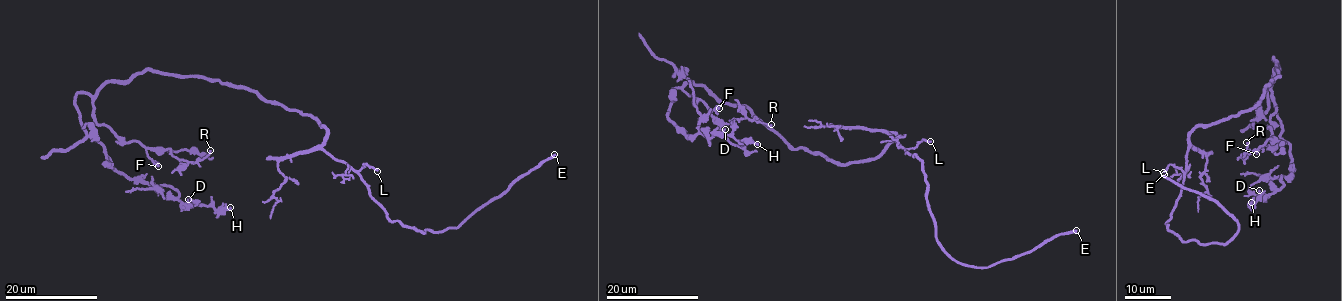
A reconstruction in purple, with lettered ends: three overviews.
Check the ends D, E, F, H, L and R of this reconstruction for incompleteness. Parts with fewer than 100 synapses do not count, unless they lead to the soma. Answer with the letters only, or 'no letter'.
E

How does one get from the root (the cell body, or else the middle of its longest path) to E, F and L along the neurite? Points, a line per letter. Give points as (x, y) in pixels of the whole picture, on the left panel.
E: (287, 109), (316, 117), (327, 132), (323, 149), (357, 173), (390, 220), (421, 233), (458, 227), (554, 154)
F: (287, 109), (202, 77), (147, 69), (110, 81), (92, 102), (95, 122), (122, 141), (137, 141), (158, 166)
L: (287, 109), (310, 114), (325, 126), (327, 133), (322, 147), (334, 158), (356, 171), (365, 164), (377, 171)

